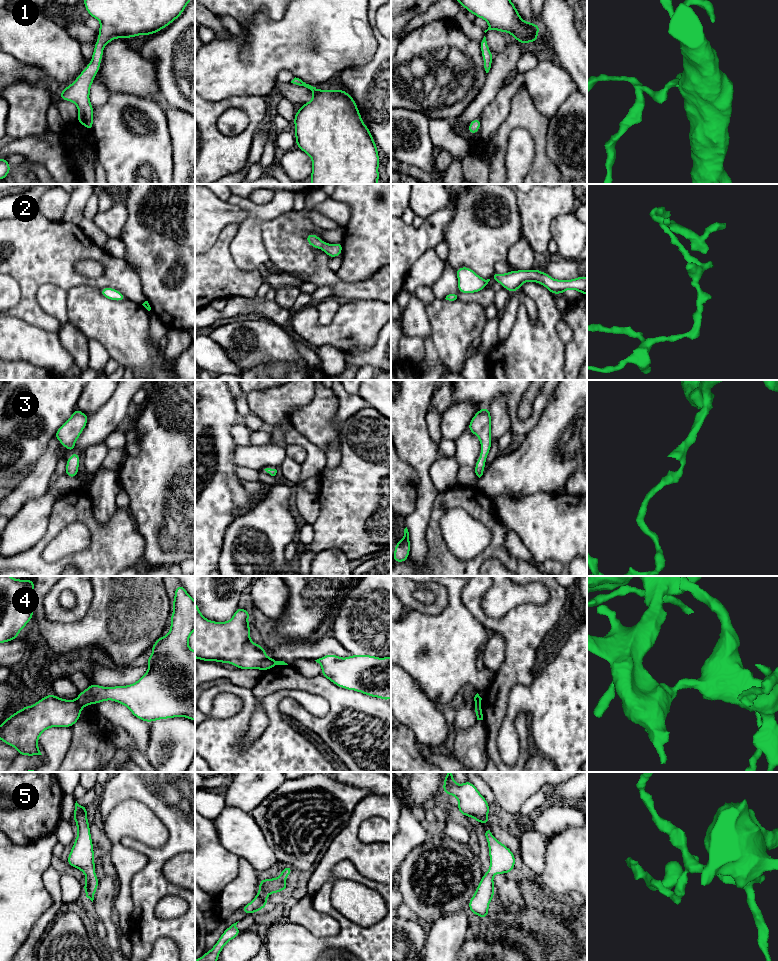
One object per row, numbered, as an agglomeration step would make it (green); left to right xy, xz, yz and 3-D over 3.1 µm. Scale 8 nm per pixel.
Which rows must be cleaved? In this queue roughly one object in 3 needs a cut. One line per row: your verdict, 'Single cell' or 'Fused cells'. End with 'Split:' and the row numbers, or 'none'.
1: Single cell
2: Single cell
3: Single cell
4: Fused cells
5: Single cell
Split: 4

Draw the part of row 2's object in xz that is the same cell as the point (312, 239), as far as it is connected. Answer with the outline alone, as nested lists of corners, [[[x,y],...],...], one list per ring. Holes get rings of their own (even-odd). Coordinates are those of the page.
[[[308,234],[305,239],[313,248],[322,249],[329,258],[342,255],[342,242],[337,244],[328,244],[323,242],[316,234]]]

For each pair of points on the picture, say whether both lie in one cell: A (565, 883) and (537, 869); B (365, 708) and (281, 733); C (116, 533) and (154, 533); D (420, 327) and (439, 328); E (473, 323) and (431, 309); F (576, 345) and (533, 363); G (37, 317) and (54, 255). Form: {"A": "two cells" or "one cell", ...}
{"A": "two cells", "B": "two cells", "C": "two cells", "D": "two cells", "E": "one cell", "F": "two cells", "G": "one cell"}

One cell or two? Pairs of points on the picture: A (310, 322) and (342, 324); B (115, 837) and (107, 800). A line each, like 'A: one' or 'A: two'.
A: one
B: two

